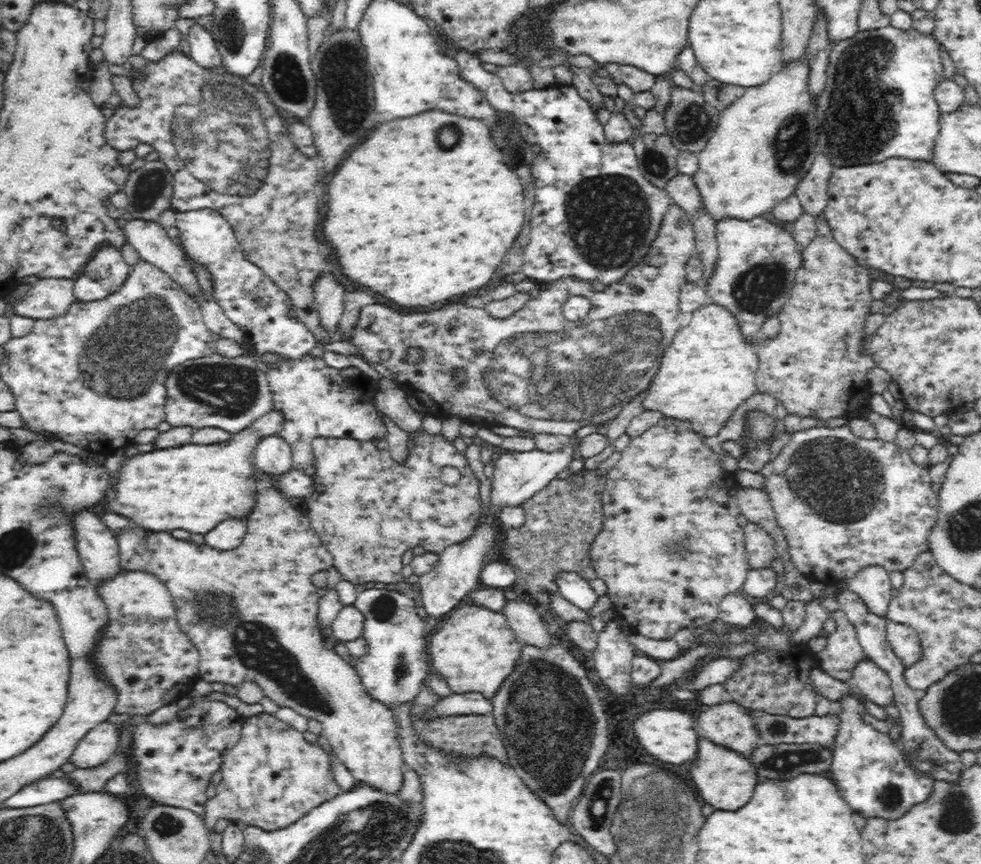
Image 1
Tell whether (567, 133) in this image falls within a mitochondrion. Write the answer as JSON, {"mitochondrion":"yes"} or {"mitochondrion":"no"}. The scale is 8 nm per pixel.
{"mitochondrion":"no"}

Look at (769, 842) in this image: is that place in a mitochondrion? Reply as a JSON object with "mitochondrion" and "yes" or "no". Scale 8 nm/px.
{"mitochondrion":"no"}

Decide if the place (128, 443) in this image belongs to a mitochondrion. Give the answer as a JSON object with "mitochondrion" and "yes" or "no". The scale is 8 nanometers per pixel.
{"mitochondrion":"no"}

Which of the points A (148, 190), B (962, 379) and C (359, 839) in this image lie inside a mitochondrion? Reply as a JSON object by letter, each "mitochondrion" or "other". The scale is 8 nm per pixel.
{"A":"mitochondrion","B":"other","C":"mitochondrion"}

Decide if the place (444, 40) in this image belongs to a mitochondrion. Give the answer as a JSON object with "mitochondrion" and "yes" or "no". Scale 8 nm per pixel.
{"mitochondrion":"no"}

